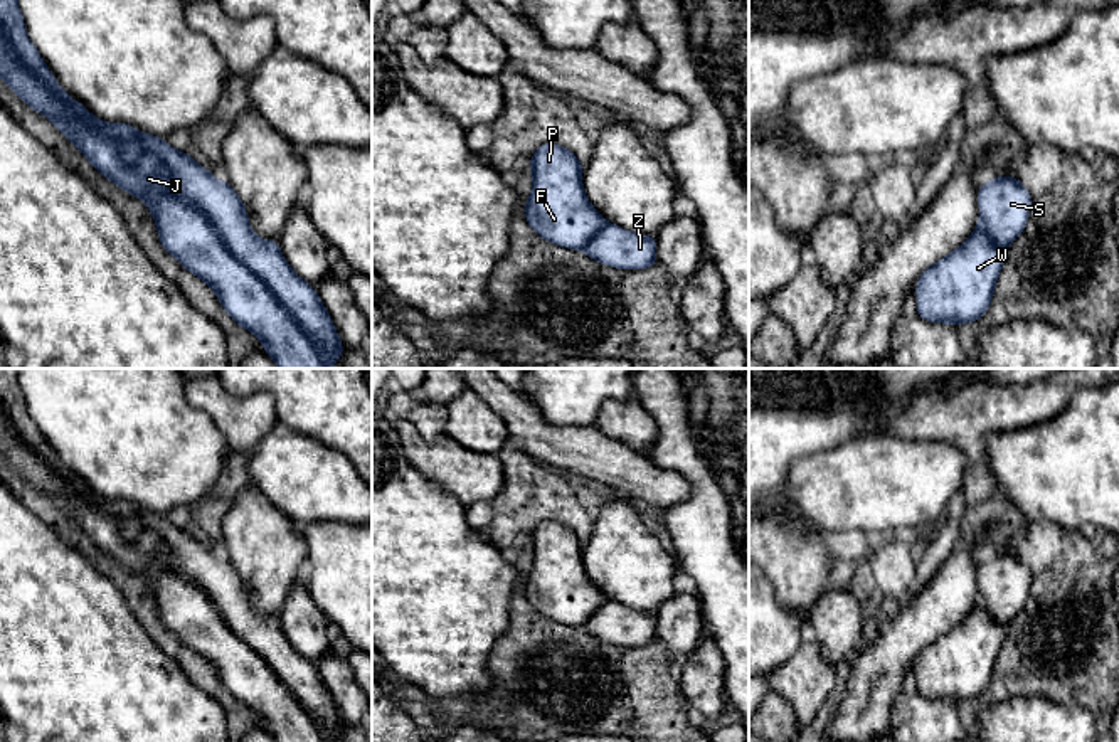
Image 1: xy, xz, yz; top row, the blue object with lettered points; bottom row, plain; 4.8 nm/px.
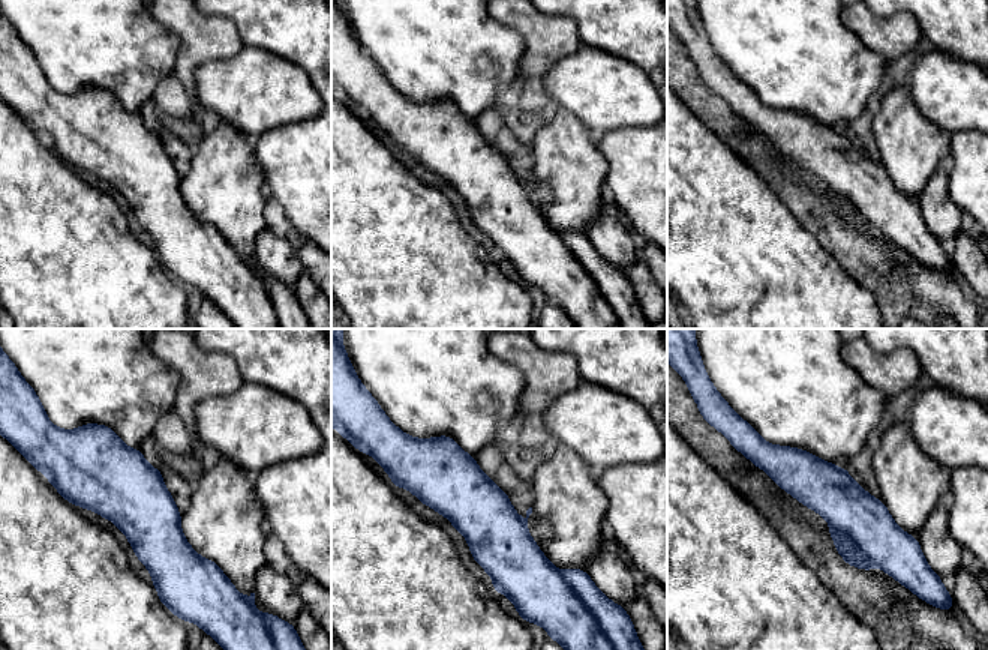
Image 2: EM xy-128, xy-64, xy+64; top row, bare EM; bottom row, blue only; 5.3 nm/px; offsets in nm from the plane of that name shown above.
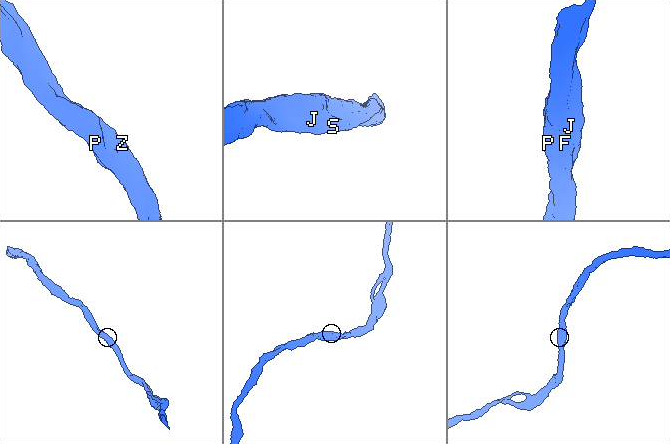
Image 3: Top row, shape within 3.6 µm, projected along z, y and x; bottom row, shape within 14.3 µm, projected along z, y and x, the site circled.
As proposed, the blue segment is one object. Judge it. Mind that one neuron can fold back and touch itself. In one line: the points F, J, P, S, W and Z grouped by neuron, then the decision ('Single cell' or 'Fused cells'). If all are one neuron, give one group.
Groups: F J P S W Z. Single cell

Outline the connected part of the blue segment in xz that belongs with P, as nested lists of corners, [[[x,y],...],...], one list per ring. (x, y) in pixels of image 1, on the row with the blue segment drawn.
[[[555,143],[540,145],[528,168],[533,187],[525,202],[528,225],[560,247],[582,249],[589,259],[618,269],[648,269],[656,261],[656,239],[607,224],[582,188],[584,165]]]

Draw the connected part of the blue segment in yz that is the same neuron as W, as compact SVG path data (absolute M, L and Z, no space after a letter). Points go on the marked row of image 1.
M994 177L978 190L979 224L976 231L951 254L927 268L917 284L917 316L932 323L979 321L989 310L994 284L1001 273L1006 247L1023 232L1031 210L1031 195L1013 177Z

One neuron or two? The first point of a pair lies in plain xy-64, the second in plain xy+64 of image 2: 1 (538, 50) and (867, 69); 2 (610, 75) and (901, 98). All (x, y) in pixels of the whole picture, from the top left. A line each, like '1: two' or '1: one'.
1: two
2: two

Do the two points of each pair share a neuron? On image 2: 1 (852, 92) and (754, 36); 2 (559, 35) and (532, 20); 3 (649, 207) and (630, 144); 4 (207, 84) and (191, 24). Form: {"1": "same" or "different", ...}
{"1": "same", "2": "same", "3": "same", "4": "different"}

